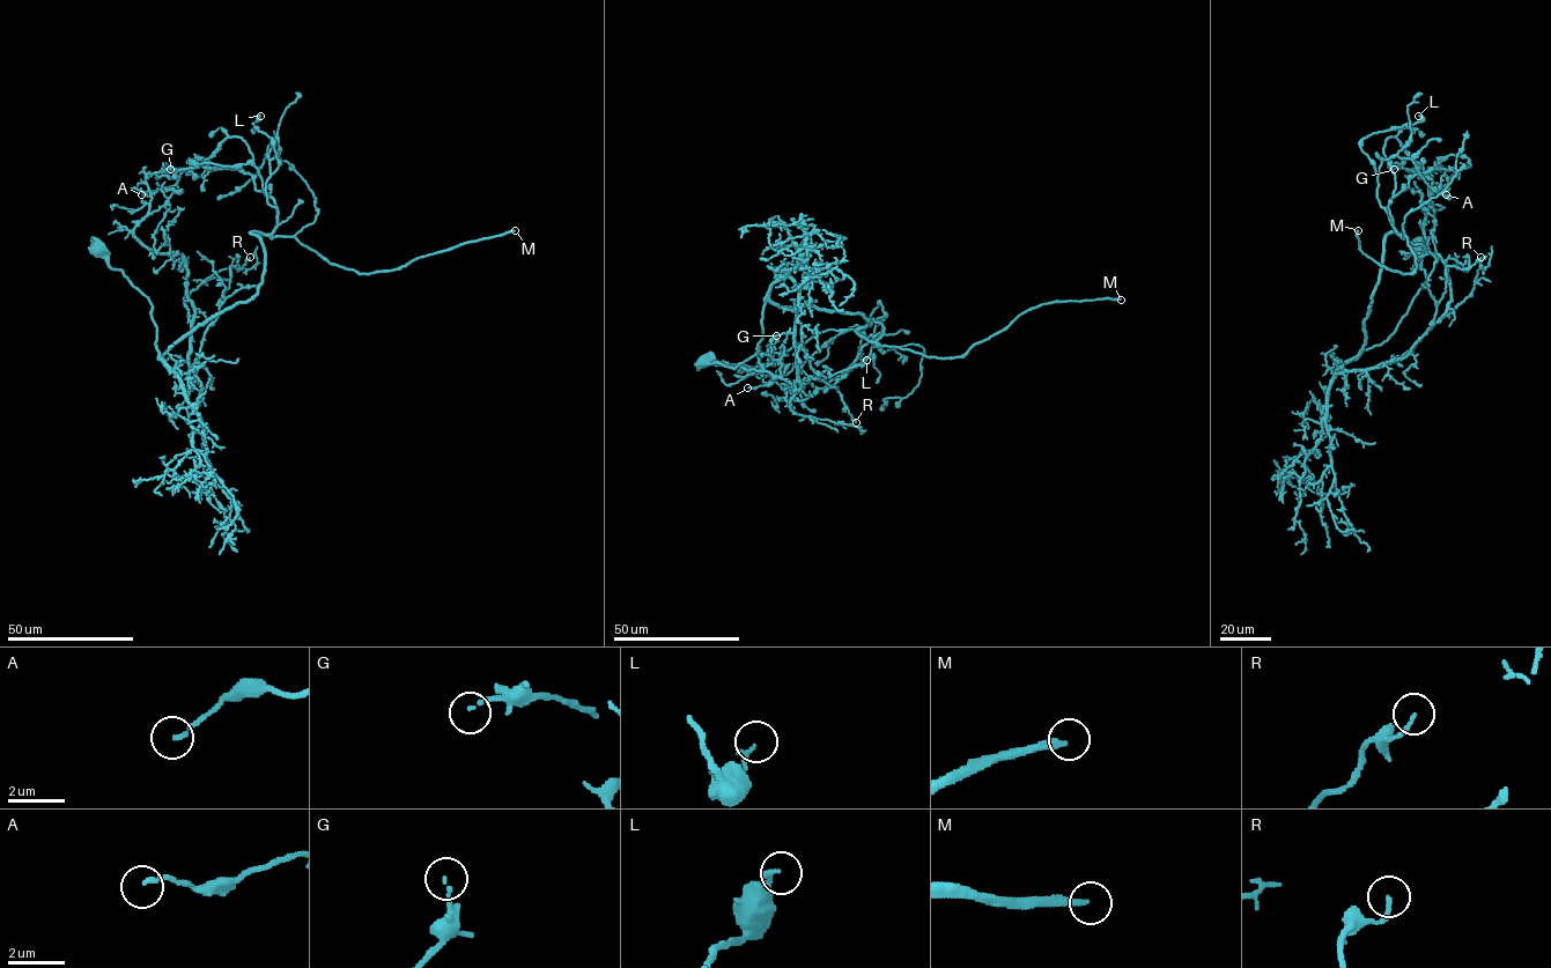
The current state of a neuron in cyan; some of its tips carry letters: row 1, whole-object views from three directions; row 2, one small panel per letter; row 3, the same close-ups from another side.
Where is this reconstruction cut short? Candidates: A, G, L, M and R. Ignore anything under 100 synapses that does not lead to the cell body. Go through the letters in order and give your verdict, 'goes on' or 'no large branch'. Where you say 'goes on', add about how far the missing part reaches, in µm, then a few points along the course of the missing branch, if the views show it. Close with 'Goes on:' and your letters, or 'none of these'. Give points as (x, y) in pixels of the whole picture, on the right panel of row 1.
A: no large branch
G: no large branch
L: no large branch
M: goes on; missing 200 µm; course (1358, 230), (1389, 264), (1402, 257), (1400, 220), (1383, 189), (1388, 134), (1404, 132), (1418, 145), (1407, 154)
R: no large branch
Goes on: M

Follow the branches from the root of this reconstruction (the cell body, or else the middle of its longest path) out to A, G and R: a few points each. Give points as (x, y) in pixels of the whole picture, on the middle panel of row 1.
A: (703, 361), (735, 368), (758, 351), (766, 296), (861, 312), (870, 341), (883, 327), (827, 382), (747, 388)
G: (703, 361), (735, 368), (755, 354), (763, 300), (789, 276), (796, 392), (739, 366), (755, 372), (776, 335)
R: (703, 361), (735, 368), (755, 354), (763, 300), (789, 276), (810, 366), (836, 388), (856, 422)

